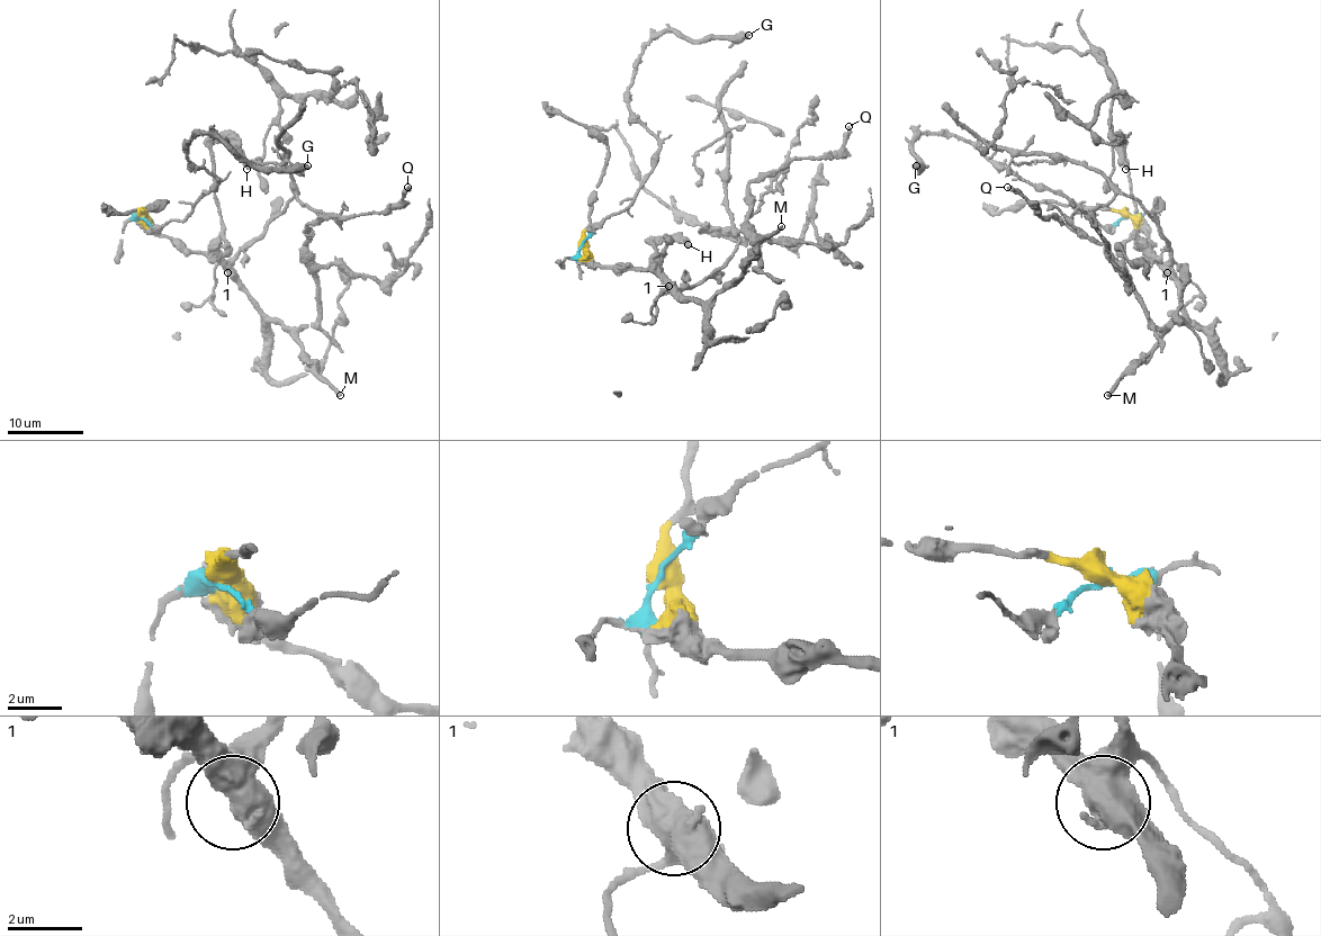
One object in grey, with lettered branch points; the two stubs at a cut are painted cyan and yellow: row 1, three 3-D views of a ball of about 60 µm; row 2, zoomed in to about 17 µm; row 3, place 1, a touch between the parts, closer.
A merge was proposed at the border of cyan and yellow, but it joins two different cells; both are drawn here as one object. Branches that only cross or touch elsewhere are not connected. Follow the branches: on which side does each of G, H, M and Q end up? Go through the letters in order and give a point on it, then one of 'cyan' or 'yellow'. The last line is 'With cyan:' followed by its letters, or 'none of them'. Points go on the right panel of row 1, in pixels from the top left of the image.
G: at (916, 165); cyan
H: at (1125, 169); yellow
M: at (1107, 395); yellow
Q: at (1007, 187); yellow
With cyan: G

